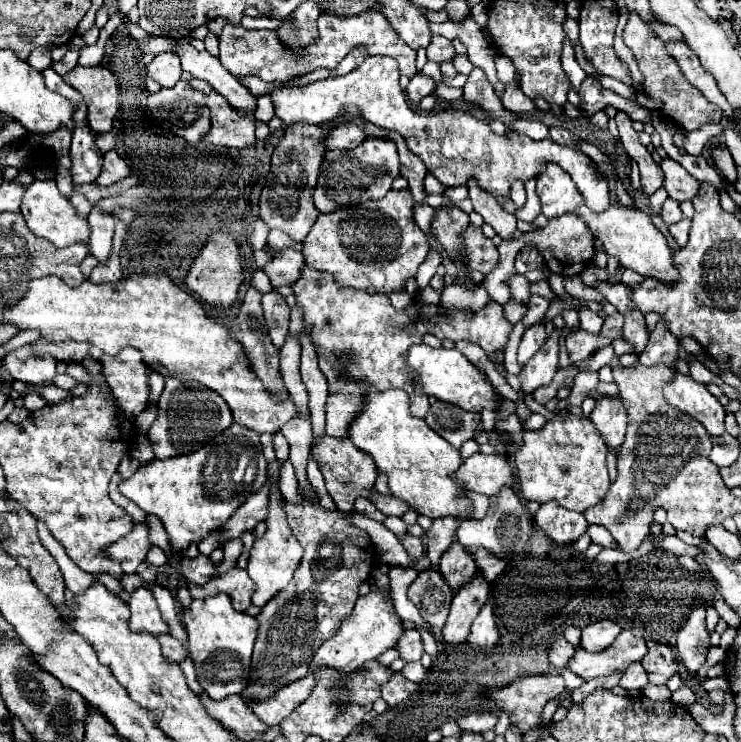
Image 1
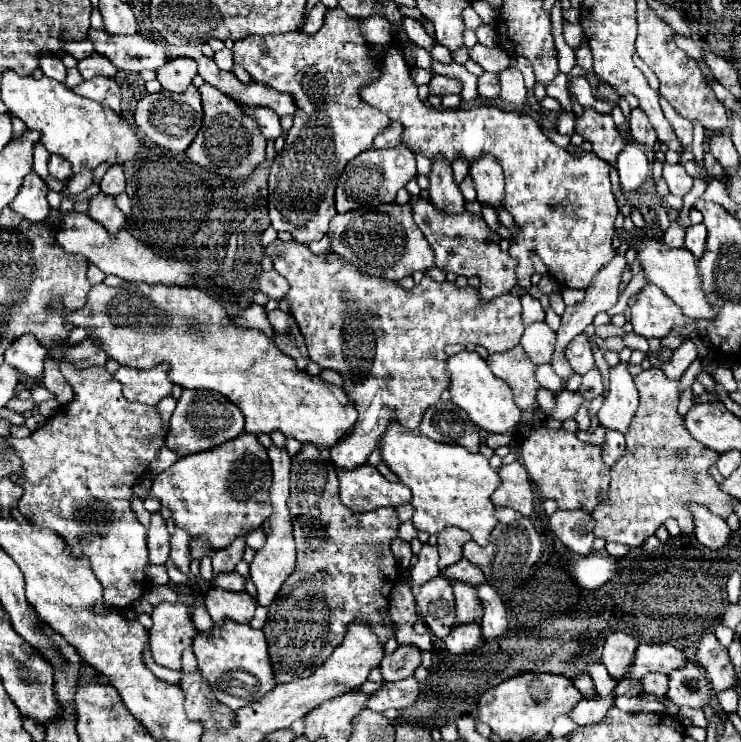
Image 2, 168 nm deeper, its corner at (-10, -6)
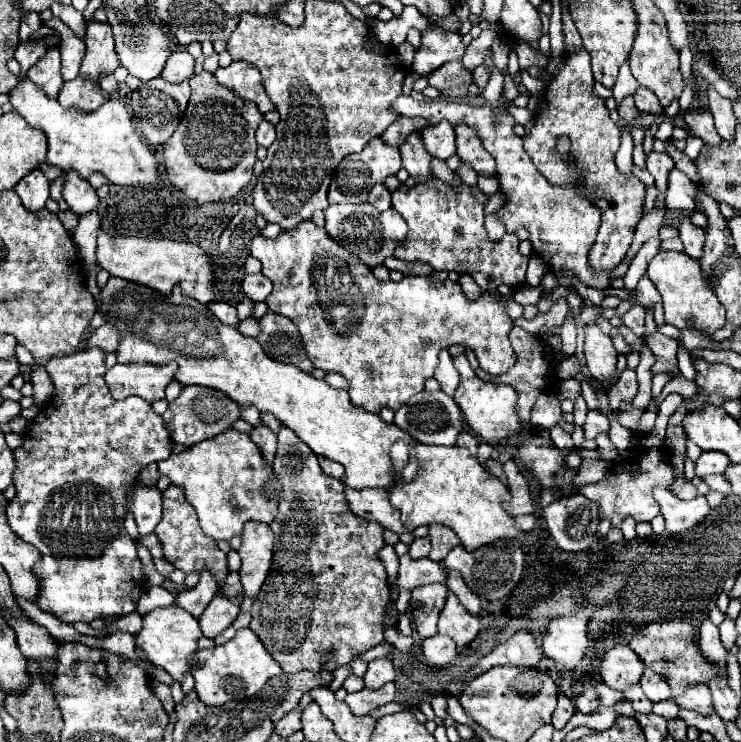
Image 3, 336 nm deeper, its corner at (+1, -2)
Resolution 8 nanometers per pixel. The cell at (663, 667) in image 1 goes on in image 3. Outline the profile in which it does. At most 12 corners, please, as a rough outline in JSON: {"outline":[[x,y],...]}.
{"outline":[[707,685],[685,689],[675,701],[701,715],[715,713]]}

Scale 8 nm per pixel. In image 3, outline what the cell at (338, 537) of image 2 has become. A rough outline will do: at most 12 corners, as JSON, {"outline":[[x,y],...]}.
{"outline":[[285,425],[249,629],[285,673],[383,643],[383,529]]}

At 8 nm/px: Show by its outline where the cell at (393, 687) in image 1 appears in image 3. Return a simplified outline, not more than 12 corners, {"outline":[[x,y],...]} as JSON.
{"outline":[[395,685],[349,693],[345,703],[353,715],[365,717],[395,699]]}

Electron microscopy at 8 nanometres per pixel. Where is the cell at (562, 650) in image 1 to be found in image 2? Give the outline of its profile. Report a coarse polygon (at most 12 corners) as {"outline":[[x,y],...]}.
{"outline":[[588,673],[574,677],[574,685],[582,695],[594,689]]}

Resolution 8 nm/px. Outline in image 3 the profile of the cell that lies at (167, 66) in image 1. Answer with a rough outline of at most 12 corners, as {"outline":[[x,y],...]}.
{"outline":[[185,49],[169,57],[161,77],[181,83],[193,75],[195,59]]}

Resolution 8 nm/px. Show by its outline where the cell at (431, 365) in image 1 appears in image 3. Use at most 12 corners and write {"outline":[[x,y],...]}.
{"outline":[[465,355],[453,399],[485,441],[521,431],[511,385],[481,381]]}

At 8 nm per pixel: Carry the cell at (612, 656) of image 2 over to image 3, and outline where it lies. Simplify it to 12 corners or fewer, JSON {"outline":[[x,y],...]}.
{"outline":[[623,643],[601,659],[601,679],[615,691],[639,683],[645,663]]}

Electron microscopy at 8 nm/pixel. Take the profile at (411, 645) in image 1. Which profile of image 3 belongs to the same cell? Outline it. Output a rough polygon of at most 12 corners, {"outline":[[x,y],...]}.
{"outline":[[375,659],[363,675],[367,689],[395,679],[389,659]]}

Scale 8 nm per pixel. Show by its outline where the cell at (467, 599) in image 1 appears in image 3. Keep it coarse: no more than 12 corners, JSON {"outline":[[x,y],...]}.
{"outline":[[445,635],[423,639],[421,651],[433,667],[447,667],[457,657]]}

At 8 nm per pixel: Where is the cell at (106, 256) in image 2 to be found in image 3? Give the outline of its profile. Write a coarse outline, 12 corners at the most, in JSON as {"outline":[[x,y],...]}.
{"outline":[[111,237],[97,261],[161,295],[213,299],[211,259],[195,243]]}

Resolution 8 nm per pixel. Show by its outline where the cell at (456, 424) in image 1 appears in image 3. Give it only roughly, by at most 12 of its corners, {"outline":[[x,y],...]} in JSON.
{"outline":[[421,391],[393,423],[425,445],[455,445],[461,409],[443,391]]}

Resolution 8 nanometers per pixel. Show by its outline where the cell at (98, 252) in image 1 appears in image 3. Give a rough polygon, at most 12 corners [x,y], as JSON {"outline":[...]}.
{"outline":[[75,171],[63,177],[63,199],[77,215],[99,205],[95,189]]}

